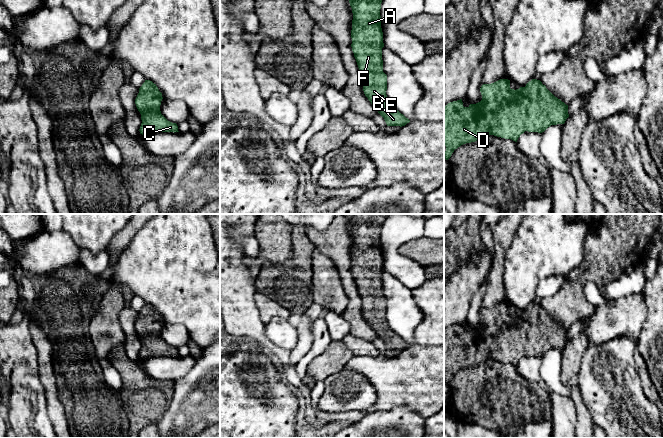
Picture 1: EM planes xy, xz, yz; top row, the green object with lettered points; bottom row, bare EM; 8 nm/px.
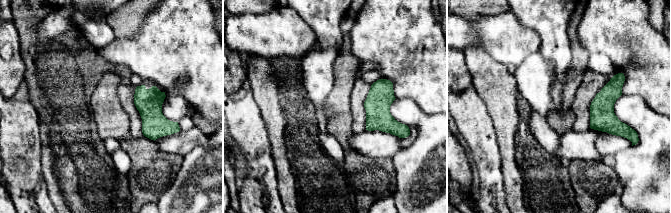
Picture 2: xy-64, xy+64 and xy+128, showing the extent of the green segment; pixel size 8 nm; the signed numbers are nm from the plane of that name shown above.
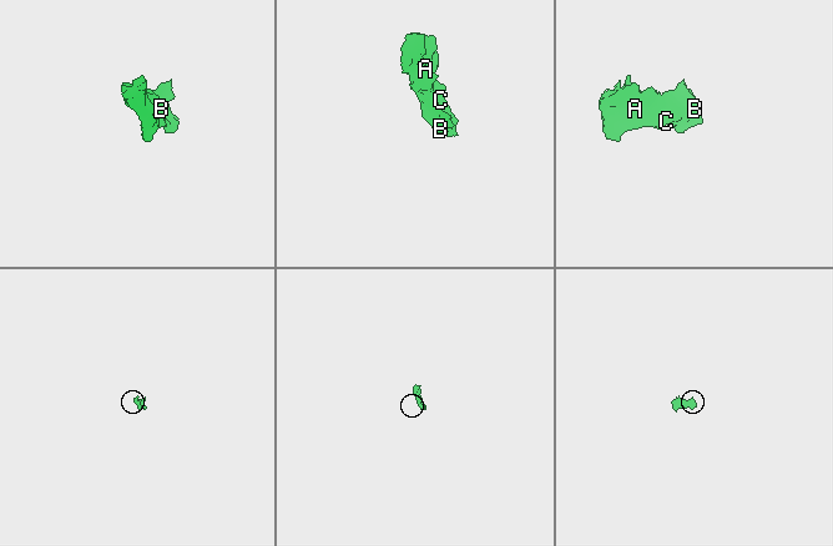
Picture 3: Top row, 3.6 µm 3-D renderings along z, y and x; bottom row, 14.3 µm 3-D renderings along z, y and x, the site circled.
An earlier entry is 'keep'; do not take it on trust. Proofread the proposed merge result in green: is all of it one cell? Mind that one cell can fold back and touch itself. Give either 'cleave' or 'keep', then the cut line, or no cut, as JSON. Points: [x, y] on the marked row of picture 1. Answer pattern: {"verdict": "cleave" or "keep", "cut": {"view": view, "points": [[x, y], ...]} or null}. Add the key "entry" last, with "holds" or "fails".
{"verdict": "keep", "cut": null, "entry": "holds"}

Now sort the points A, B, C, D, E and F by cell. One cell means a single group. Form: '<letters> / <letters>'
A B C D E F

